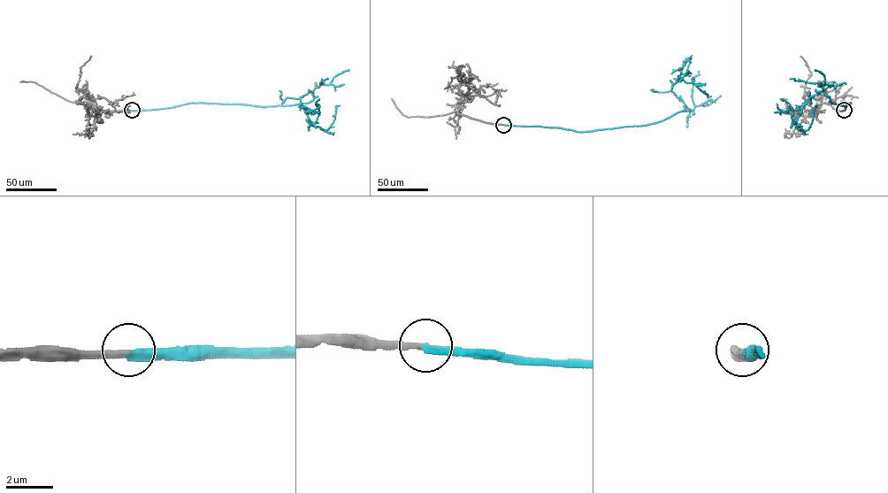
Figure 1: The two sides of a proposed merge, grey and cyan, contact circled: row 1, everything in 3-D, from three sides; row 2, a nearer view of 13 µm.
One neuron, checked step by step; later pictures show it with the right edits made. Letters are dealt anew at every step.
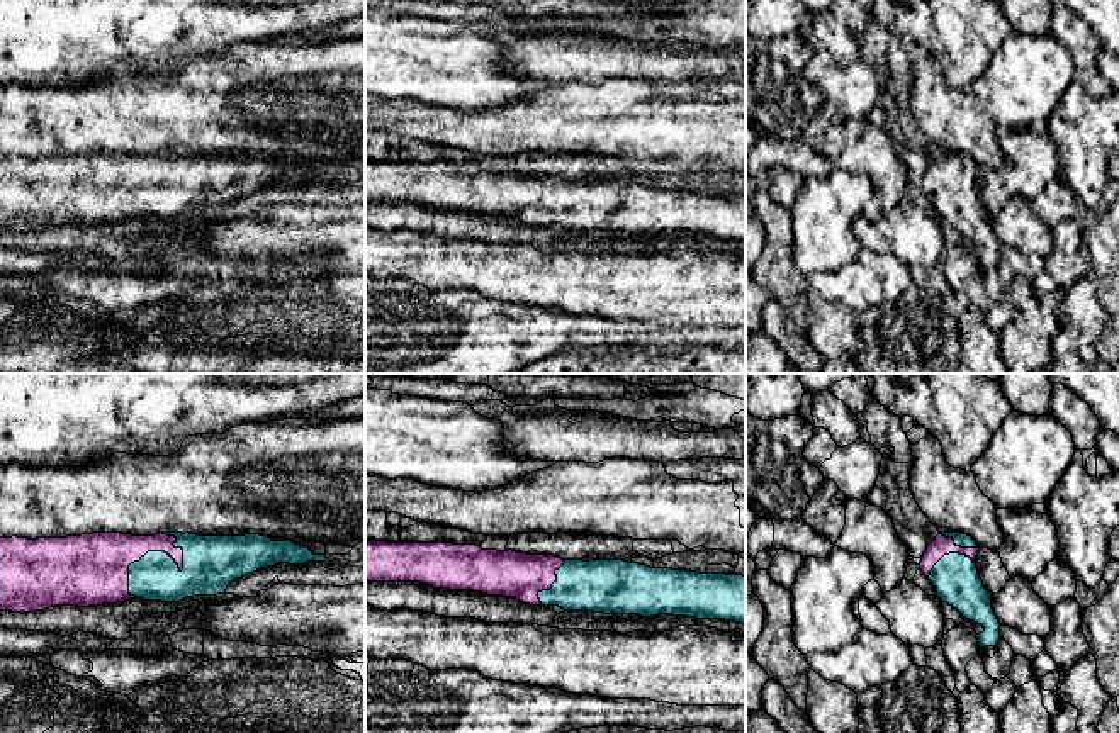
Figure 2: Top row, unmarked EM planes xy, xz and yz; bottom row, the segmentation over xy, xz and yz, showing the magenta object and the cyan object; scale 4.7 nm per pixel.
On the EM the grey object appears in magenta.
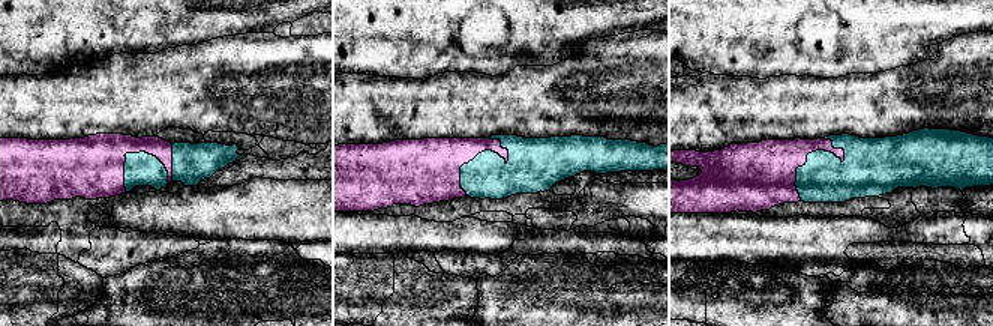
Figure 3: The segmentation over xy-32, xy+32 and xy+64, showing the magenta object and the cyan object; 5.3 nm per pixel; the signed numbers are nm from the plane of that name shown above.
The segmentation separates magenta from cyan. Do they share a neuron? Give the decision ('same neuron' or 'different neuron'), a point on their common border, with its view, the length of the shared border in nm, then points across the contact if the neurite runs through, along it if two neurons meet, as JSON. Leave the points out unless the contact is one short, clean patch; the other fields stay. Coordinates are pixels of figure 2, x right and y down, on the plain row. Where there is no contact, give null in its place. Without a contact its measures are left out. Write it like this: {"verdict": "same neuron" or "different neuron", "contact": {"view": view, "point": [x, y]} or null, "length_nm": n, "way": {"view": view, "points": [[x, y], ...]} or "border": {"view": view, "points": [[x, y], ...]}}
{"verdict": "same neuron", "contact": {"view": "xy", "point": [158, 170]}, "length_nm": 360}

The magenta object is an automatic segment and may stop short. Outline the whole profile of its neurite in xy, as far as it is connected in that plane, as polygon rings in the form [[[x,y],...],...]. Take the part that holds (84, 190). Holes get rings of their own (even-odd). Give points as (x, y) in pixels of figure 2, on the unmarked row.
[[[95,153],[66,158],[0,158],[0,231],[36,232],[56,226],[102,226],[129,219],[180,222],[194,215],[226,214],[228,205],[277,183],[326,182],[289,159],[272,161],[260,154],[199,156],[160,153],[132,156]]]

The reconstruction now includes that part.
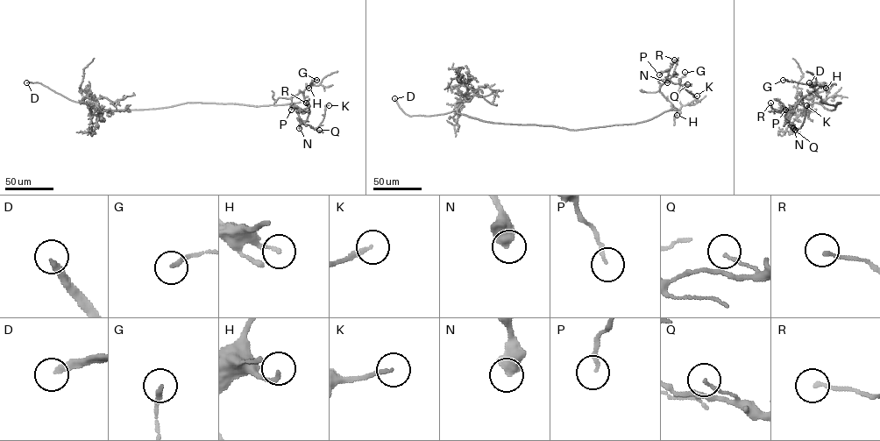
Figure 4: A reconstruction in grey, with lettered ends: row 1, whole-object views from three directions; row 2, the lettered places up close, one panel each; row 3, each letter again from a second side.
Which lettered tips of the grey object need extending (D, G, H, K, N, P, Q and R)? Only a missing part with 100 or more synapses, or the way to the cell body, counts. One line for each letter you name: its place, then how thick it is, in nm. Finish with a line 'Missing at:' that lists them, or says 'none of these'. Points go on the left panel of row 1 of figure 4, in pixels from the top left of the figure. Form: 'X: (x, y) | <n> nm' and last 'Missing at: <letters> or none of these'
D: (26, 82) | 280 nm
Missing at: D

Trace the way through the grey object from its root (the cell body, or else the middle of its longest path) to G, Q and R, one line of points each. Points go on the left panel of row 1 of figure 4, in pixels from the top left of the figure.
G: (211, 103), (259, 106), (297, 103), (303, 99), (304, 90), (316, 80)
Q: (211, 103), (284, 104), (301, 101), (302, 92), (291, 97), (291, 103), (302, 124), (319, 130)
R: (211, 103), (284, 104), (301, 101), (302, 92), (291, 97), (291, 103), (303, 110), (309, 105), (306, 103)

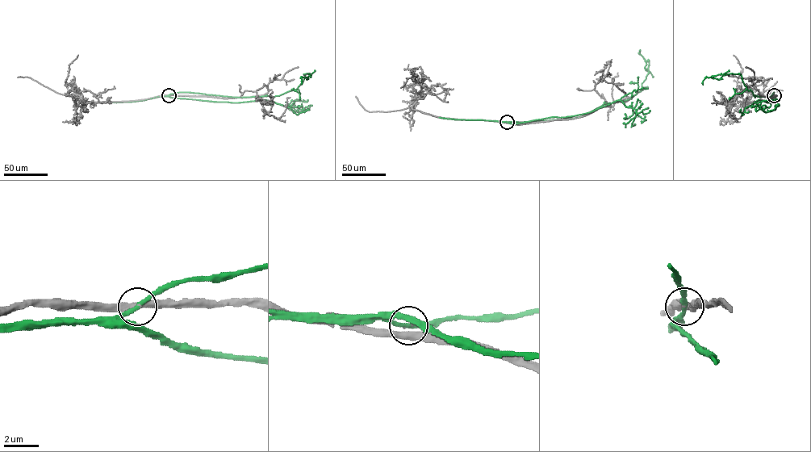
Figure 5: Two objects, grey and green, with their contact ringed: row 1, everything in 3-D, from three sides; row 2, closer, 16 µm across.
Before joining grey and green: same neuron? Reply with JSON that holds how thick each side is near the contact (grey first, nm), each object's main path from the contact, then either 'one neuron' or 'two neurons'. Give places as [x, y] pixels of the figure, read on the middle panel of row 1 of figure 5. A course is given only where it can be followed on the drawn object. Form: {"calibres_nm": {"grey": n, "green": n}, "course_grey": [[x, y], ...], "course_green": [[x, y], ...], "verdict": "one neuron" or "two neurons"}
{"calibres_nm": {"grey": 200, "green": 240}, "course_grey": [[507, 122], [521, 124], [573, 119], [605, 106], [604, 98], [595, 89], [595, 85], [603, 78], [628, 94]], "course_green": [[507, 122], [578, 117], [604, 103], [629, 99], [643, 89], [641, 83], [648, 73], [639, 51]], "verdict": "two neurons"}

